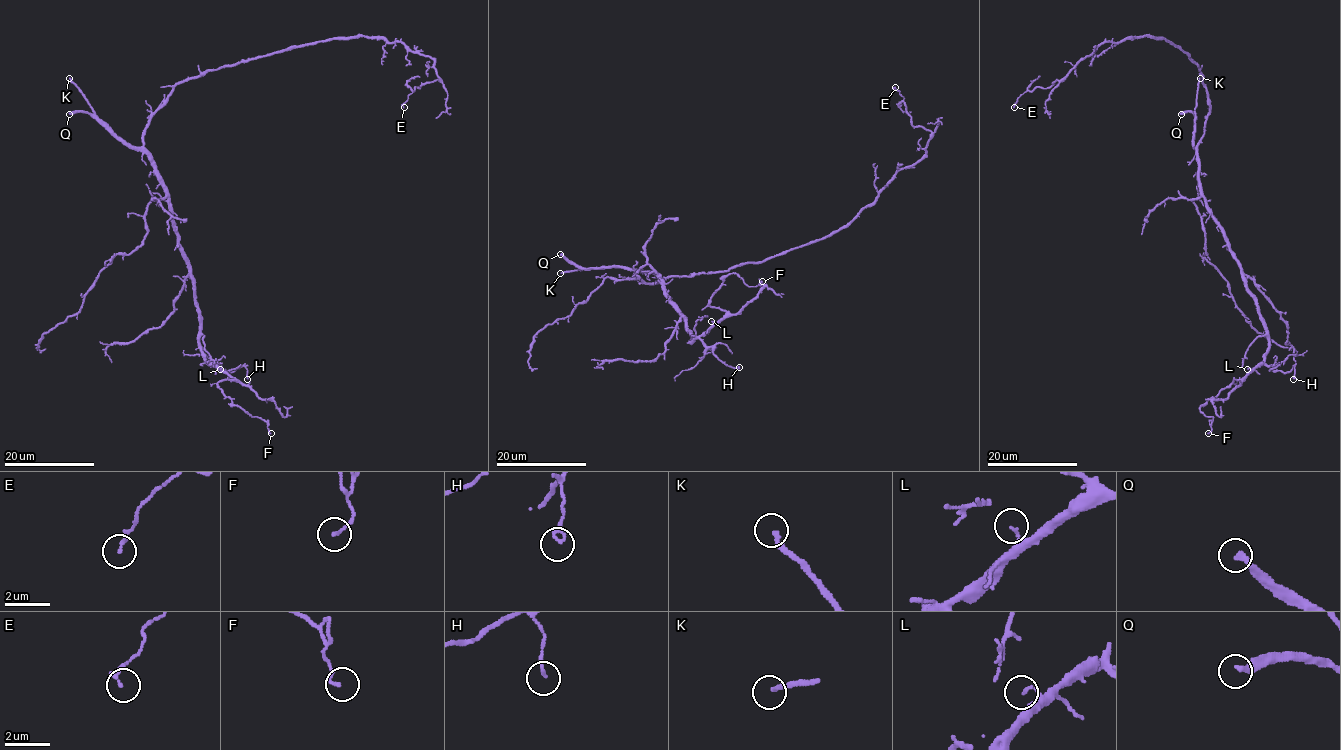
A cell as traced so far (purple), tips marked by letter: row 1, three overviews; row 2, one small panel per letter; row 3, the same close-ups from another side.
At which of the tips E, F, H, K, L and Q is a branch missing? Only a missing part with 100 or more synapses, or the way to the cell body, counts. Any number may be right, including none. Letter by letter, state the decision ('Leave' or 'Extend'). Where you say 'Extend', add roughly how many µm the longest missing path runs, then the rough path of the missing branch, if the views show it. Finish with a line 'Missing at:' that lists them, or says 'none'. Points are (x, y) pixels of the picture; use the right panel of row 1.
E: Leave
F: Leave
H: Leave
K: Extend. Missing length about 60 µm
L: Leave
Q: Extend. Missing length about 200 µm
Missing at: K, Q

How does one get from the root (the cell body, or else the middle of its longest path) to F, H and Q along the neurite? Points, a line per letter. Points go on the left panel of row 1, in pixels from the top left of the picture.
F: (158, 108), (143, 149), (191, 269), (201, 353), (235, 380), (221, 380), (221, 391), (261, 417), (271, 433)
H: (158, 108), (143, 149), (191, 269), (200, 349), (226, 372), (244, 366), (247, 379)
Q: (158, 108), (145, 129), (141, 146), (118, 141), (88, 112), (69, 114)

